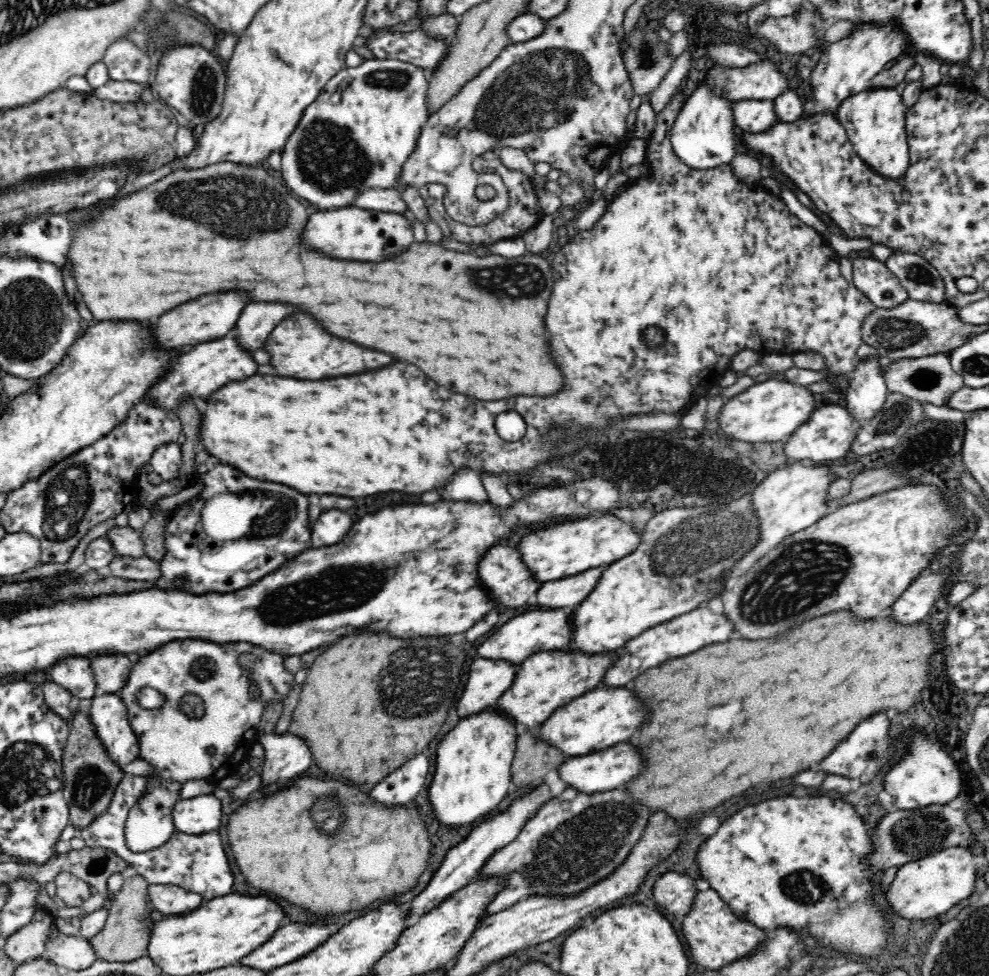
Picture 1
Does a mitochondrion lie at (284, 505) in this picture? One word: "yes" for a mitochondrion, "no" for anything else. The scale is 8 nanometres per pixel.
yes

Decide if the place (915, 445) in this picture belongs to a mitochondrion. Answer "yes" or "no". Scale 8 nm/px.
yes

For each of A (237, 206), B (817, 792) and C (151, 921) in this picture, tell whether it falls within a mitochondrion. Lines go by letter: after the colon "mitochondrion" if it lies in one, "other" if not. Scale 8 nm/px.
A: mitochondrion
B: other
C: other

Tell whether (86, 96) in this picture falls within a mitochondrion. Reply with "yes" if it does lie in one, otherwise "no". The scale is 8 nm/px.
no

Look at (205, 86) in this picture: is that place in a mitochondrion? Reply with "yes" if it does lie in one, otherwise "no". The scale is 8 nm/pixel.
yes

